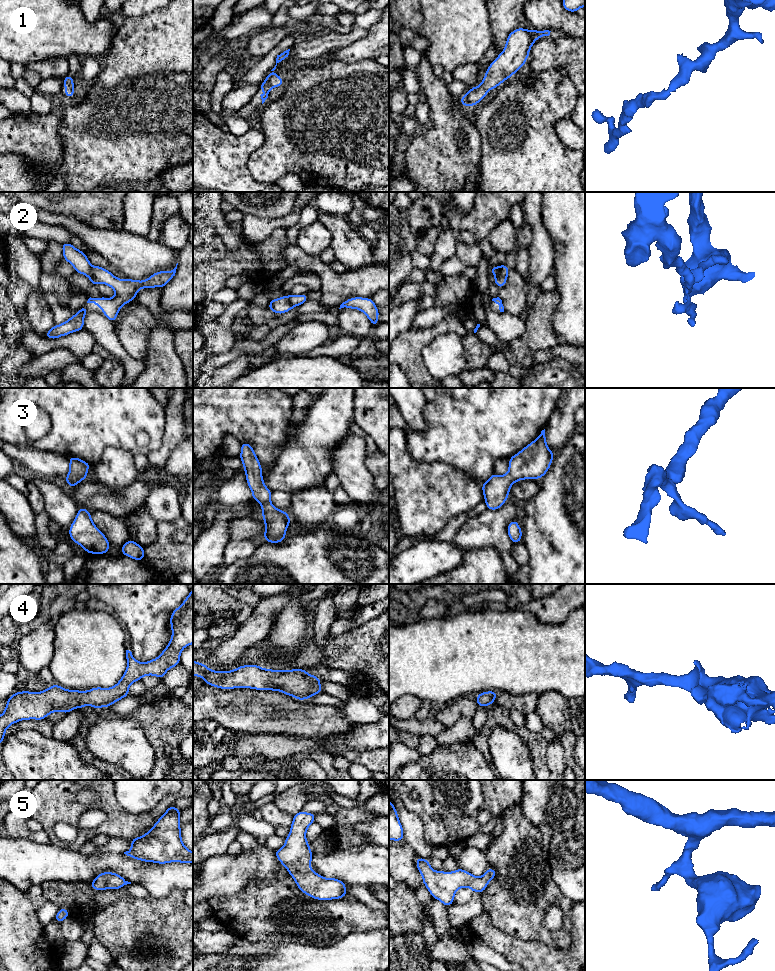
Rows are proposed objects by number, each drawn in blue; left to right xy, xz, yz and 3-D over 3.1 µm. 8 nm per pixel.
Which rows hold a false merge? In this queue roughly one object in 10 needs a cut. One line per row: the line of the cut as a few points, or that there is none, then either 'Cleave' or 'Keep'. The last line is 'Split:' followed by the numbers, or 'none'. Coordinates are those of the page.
1: No split. Keep
2: Split along xy (91, 266), (93, 277), (98, 282). Cleave
3: No split. Keep
4: No split. Keep
5: No split. Keep
Split: 2

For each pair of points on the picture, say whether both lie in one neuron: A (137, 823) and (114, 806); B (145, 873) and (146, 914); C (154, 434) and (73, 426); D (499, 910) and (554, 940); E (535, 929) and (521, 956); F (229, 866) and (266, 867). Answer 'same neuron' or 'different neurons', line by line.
A: same neuron
B: different neurons
C: same neuron
D: same neuron
E: different neurons
F: same neuron

